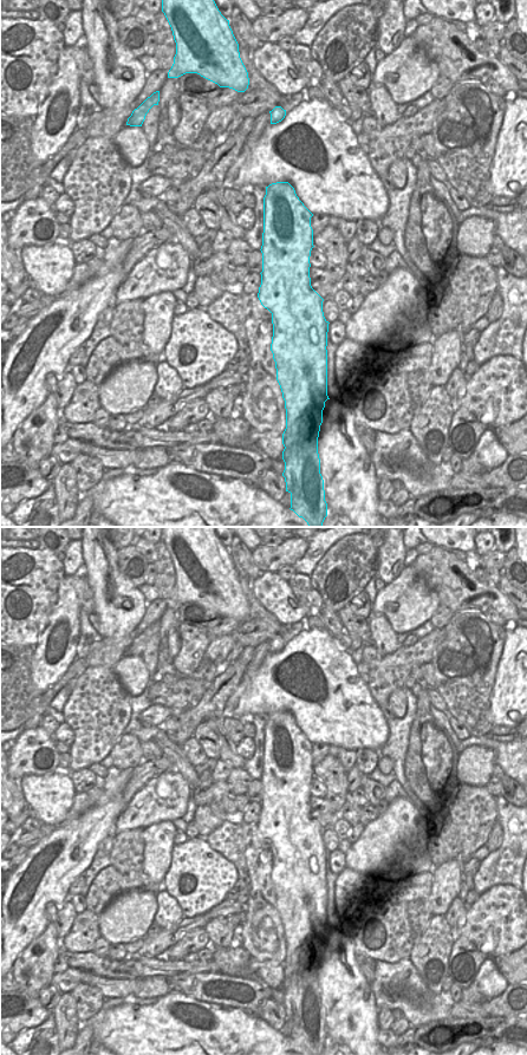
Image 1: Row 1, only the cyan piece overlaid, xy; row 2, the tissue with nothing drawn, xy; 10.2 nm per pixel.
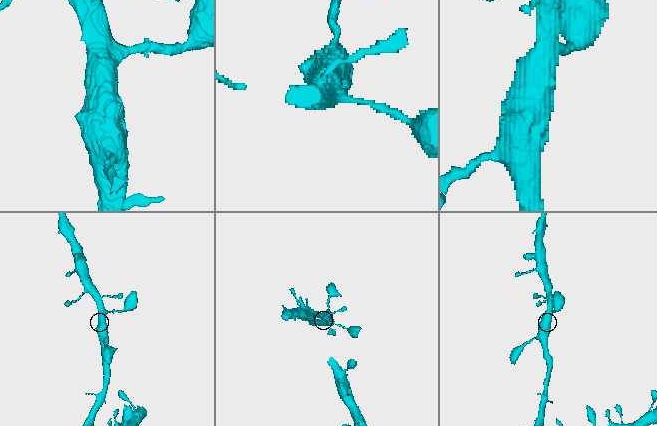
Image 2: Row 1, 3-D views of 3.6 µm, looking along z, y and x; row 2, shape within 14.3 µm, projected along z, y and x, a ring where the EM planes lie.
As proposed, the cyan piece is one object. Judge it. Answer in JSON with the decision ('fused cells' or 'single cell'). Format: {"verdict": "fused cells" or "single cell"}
{"verdict": "single cell"}

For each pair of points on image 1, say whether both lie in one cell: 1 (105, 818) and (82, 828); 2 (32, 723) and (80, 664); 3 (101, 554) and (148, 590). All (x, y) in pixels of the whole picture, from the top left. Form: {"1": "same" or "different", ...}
{"1": "same", "2": "same", "3": "different"}

